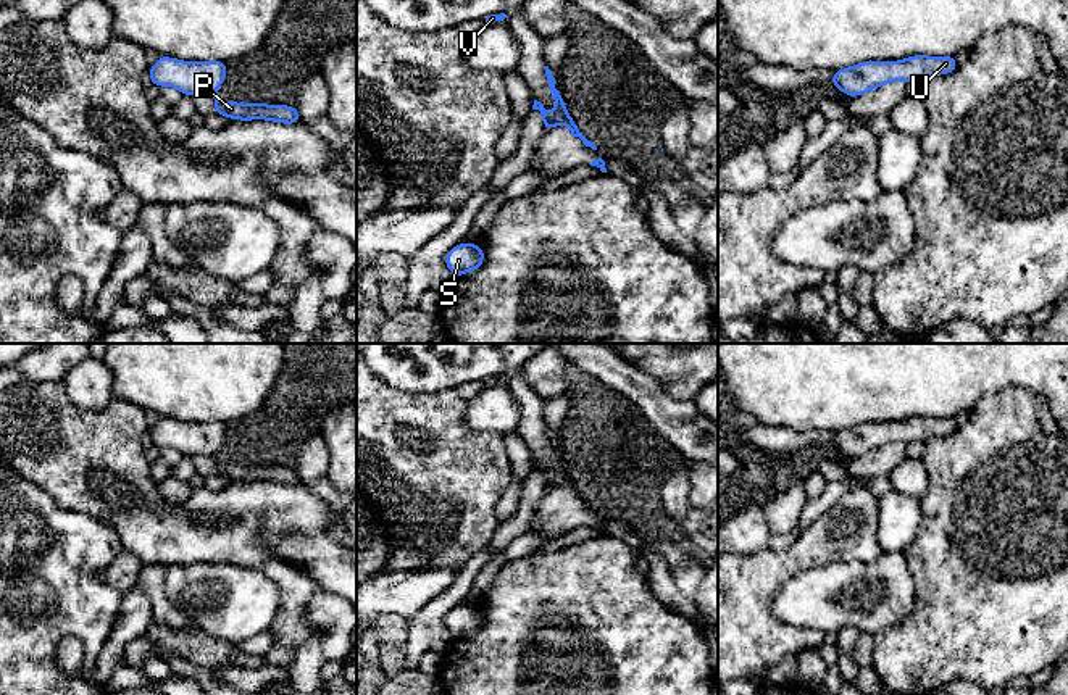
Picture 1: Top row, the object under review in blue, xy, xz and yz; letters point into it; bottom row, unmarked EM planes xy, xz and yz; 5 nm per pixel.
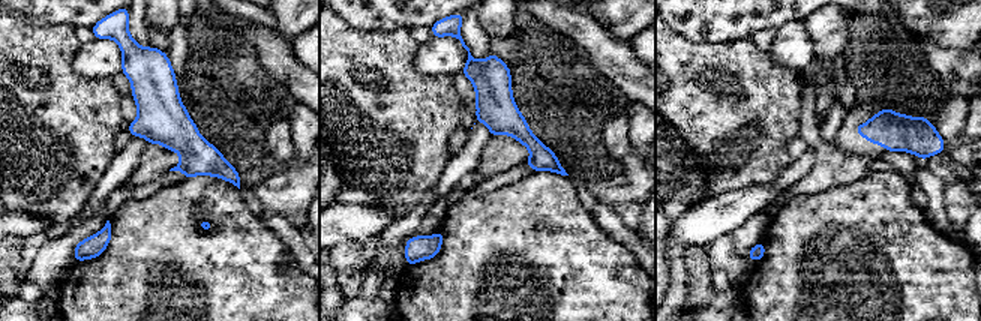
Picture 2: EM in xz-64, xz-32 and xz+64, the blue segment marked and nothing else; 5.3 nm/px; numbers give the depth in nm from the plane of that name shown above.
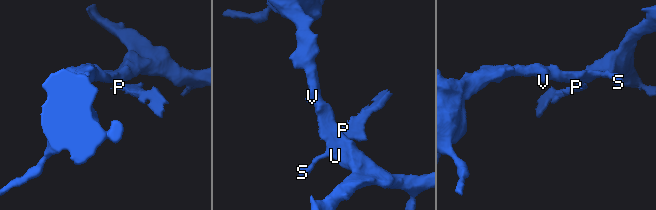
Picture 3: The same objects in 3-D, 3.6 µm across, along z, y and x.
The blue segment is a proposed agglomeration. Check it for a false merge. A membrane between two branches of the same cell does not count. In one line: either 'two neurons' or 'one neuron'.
two neurons

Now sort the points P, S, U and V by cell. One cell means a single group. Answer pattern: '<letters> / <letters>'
P / S U V

